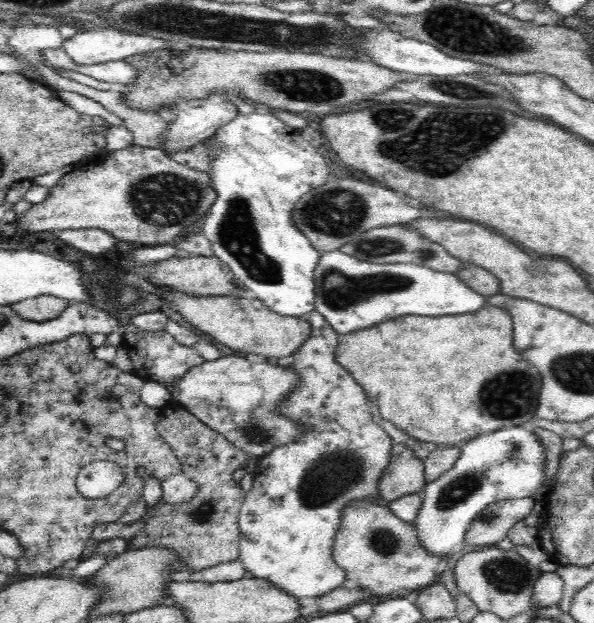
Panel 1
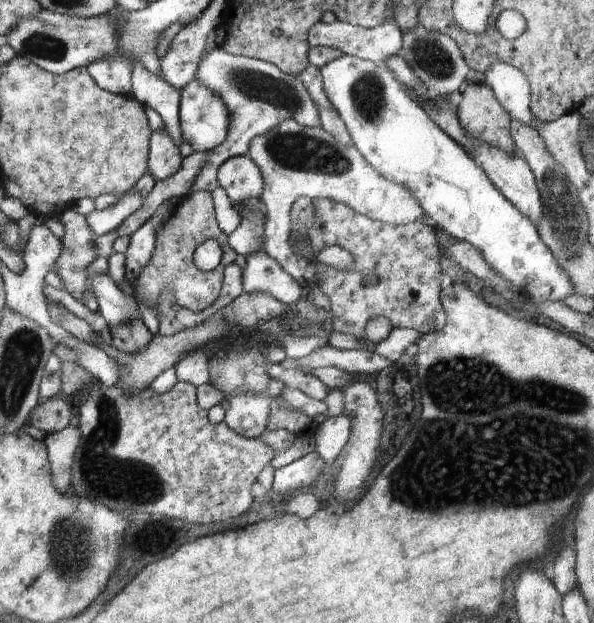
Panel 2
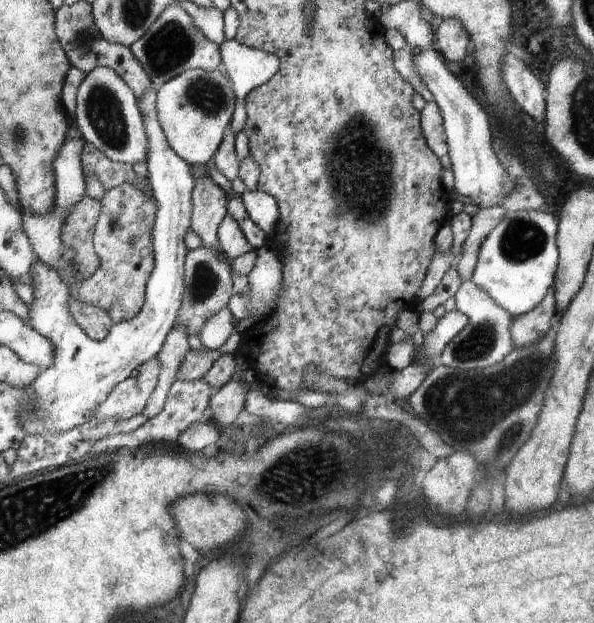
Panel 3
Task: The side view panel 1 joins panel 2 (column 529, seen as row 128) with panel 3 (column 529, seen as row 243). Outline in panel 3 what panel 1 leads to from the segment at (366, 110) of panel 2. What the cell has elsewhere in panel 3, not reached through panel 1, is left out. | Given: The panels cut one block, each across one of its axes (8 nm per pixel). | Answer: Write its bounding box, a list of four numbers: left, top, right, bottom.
[472,211,559,317]

